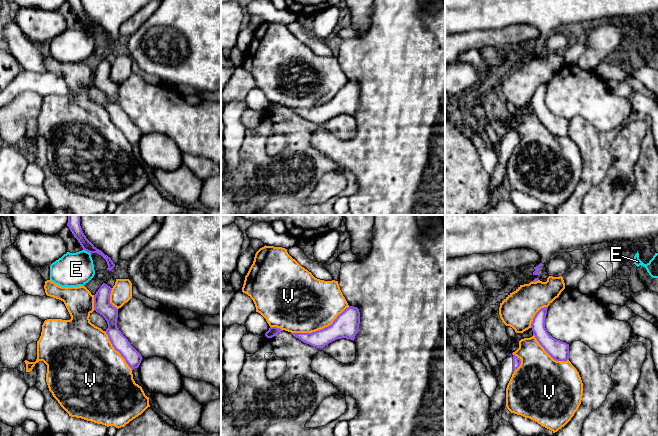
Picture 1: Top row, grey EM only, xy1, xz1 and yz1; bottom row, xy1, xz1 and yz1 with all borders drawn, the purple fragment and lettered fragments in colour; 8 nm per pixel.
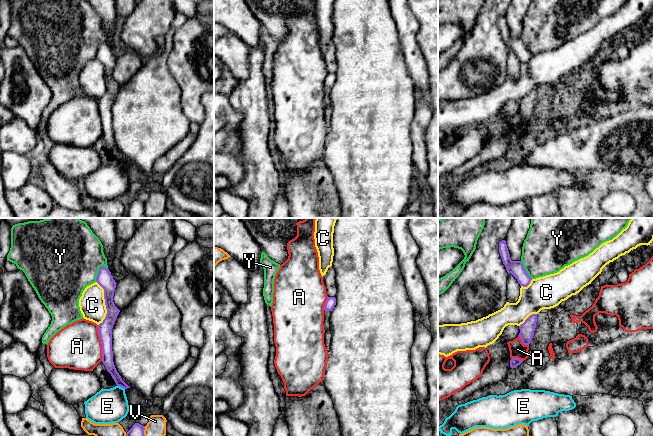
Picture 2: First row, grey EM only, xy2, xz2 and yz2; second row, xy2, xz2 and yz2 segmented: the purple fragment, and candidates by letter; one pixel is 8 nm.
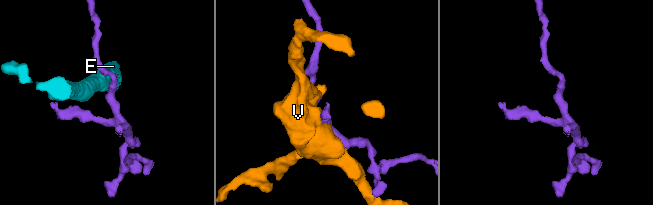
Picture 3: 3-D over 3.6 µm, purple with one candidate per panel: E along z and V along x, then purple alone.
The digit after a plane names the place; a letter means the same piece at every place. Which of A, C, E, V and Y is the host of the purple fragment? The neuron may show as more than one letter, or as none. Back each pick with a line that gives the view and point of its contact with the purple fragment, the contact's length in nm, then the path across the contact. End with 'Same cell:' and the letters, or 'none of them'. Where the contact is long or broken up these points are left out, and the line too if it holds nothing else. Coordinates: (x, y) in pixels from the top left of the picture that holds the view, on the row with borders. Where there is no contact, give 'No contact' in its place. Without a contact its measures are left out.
Same cell: none of them

